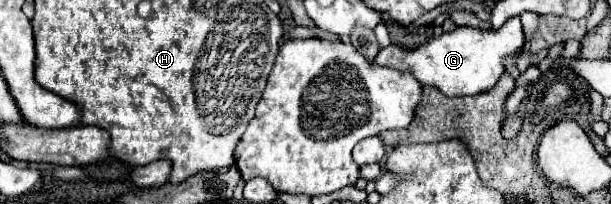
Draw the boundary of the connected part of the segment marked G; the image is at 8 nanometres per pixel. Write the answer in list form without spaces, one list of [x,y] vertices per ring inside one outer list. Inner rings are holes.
[[[508,19],[498,31],[482,31],[472,27],[456,27],[450,33],[442,33],[440,37],[432,37],[428,43],[416,49],[404,49],[398,45],[388,45],[380,50],[375,62],[398,71],[412,73],[422,87],[434,85],[446,97],[464,97],[476,95],[496,85],[498,77],[506,71],[502,59],[516,53],[524,47],[522,23],[520,19]]]

